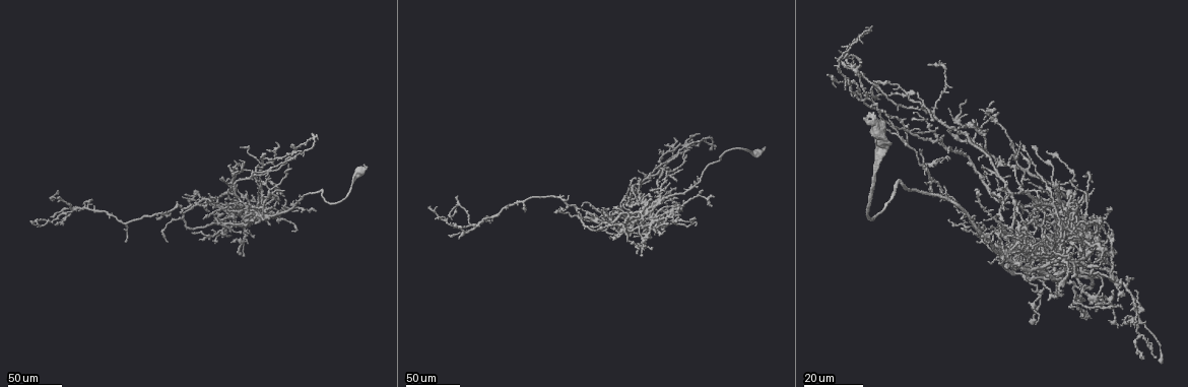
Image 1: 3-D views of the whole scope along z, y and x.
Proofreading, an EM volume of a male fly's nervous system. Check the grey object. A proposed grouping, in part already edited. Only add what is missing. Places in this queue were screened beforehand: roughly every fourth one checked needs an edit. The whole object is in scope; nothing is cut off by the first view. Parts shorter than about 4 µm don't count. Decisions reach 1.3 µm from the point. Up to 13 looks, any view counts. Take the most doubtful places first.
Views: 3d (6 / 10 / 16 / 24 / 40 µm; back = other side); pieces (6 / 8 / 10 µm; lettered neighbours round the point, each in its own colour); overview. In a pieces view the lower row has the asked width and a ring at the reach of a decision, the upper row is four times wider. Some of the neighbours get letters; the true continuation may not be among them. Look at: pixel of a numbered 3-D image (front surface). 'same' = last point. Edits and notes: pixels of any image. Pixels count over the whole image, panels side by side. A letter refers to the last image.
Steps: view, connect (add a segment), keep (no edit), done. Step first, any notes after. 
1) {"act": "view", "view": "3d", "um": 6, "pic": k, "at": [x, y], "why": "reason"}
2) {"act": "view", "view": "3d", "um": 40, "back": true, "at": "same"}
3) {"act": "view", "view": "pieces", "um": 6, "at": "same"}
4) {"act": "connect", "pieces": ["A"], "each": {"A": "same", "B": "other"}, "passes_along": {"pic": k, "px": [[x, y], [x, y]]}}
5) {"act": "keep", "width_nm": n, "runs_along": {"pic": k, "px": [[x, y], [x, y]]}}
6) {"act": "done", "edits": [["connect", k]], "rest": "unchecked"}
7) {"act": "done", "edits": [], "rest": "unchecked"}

{"act": "view", "view": "3d", "um": 24, "pic": 1, "at": [451, 224], "why": "tapers out"}

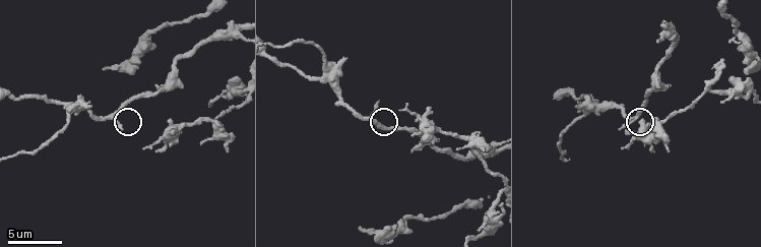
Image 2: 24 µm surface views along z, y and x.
{"act": "view", "view": "pieces", "um": 10, "pic": 2, "at": [123, 130], "why": "what lies round it"}

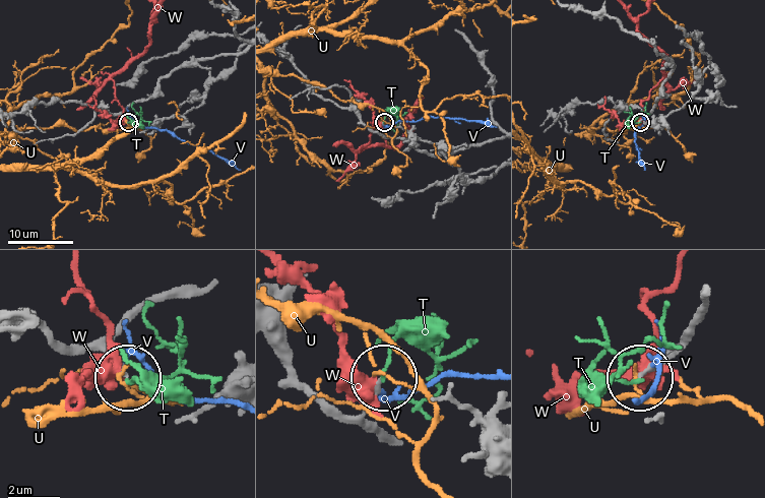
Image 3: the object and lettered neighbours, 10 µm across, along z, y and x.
{"act": "keep", "each": {"T": "other", "U": "other", "V": "other", "W": "other"}, "runs_along": {"pic": 3, "px": [[391, 442], [367, 420], [382, 383]]}, "found": "no lettered segment goes on from it"}

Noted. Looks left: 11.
{"act": "view", "view": "3d", "um": 24, "pic": 1, "at": [53, 201], "why": "free end"}

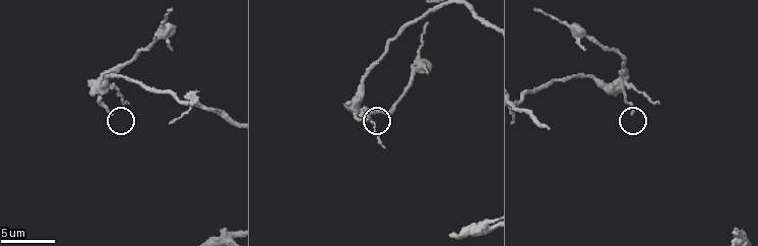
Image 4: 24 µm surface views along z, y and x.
{"act": "view", "view": "pieces", "um": 10, "pic": 4, "at": [368, 120], "why": "what lies round it"}

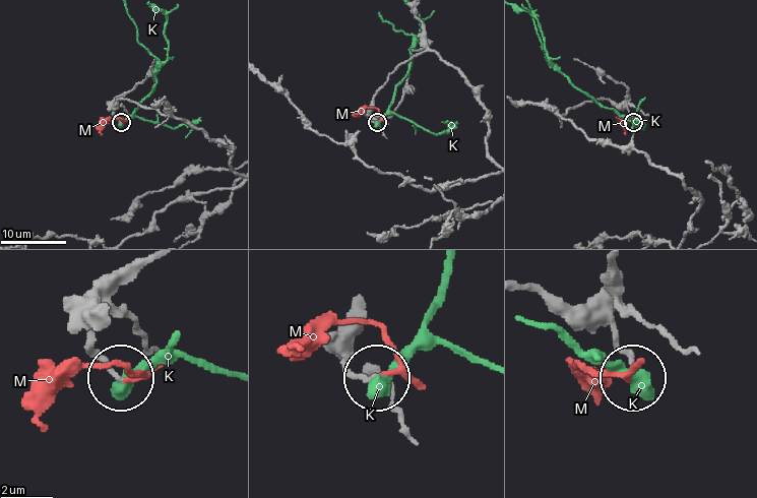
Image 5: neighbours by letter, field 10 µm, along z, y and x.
{"act": "keep", "each": {"K": "other", "M": "other"}, "runs_along": {"pic": 5, "px": [[431, 51], [390, 74], [373, 102], [375, 121]]}, "found": "no lettered segment goes on from it"}

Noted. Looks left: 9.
{"act": "view", "view": "3d", "um": 40, "pic": 1, "at": [1015, 144], "why": "free end"}

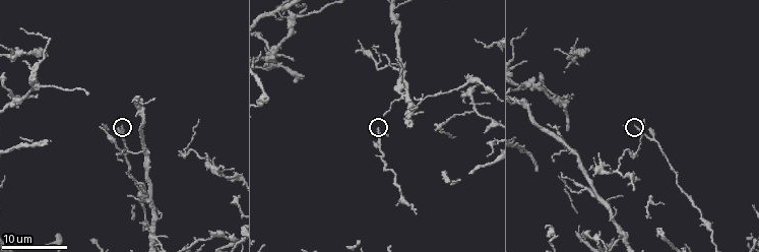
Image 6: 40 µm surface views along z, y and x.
{"act": "view", "view": "pieces", "um": 6, "pic": 6, "at": [634, 127]}

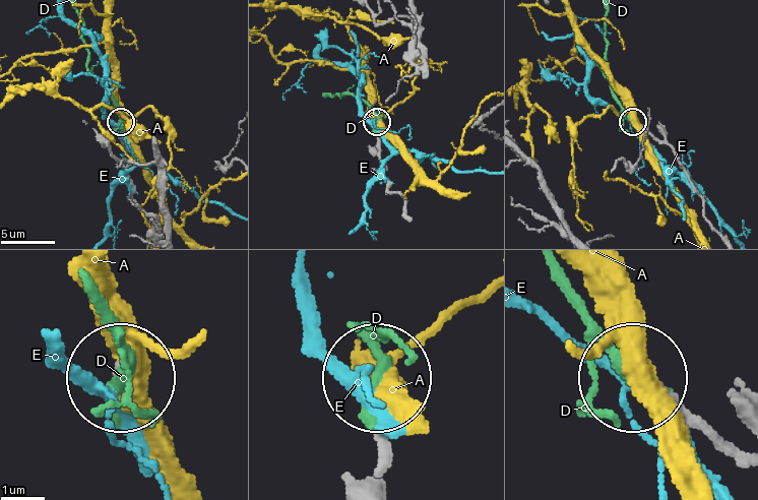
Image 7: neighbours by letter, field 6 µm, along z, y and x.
{"act": "keep", "width_nm": 180, "each": {"A": "other", "D": "other", "E": "other"}, "runs_along": {"pic": 7, "px": [[740, 464], [634, 373]]}, "found": "none of them fits"}

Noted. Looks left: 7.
{"act": "view", "view": "3d", "um": 24, "pic": 1, "at": [659, 197], "why": "thin end"}

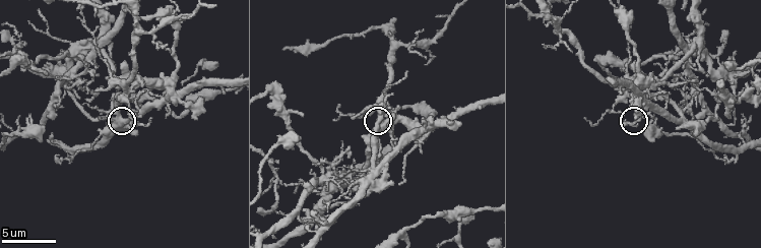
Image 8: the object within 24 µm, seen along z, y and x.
{"act": "view", "view": "pieces", "um": 10, "pic": 8, "at": [133, 126]}

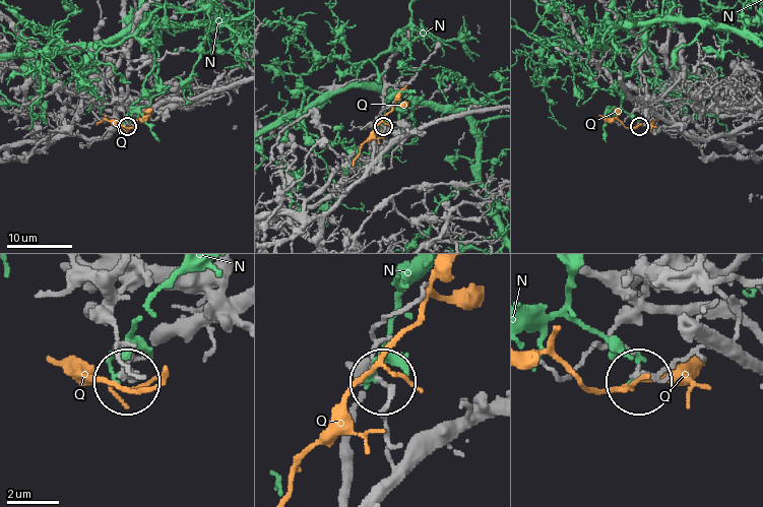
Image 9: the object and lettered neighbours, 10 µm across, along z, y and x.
{"act": "keep", "width_nm": 160, "each": {"N": "other", "Q": "other"}, "runs_along": {"pic": 9, "px": [[465, 112], [422, 124], [388, 142], [384, 140], [382, 126]]}, "found": "none of them fits"}

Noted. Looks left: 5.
{"act": "view", "view": "3d", "um": 40, "pic": 1, "at": [296, 200], "why": "thin end"}

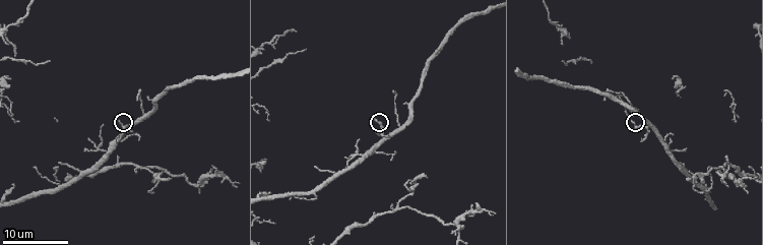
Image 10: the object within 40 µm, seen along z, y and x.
{"act": "view", "view": "pieces", "um": 6, "pic": 10, "at": [633, 122]}

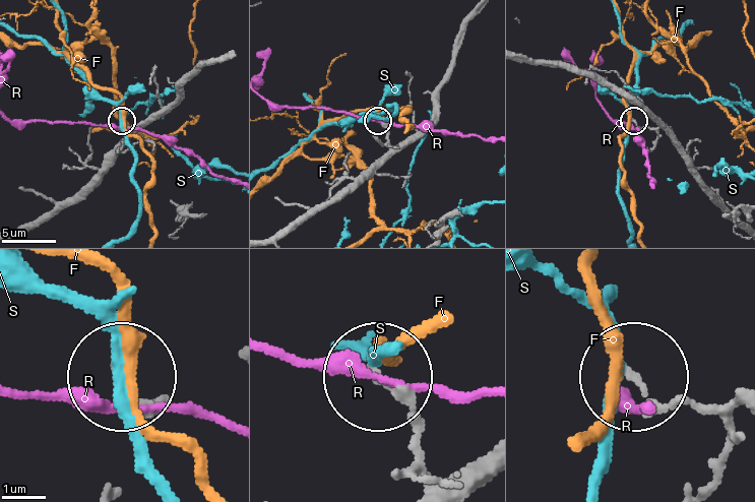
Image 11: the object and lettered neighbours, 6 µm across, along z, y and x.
{"act": "keep", "width_nm": 150, "each": {"F": "other", "R": "other", "S": "other"}, "found": "none of them fits"}

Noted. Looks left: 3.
{"act": "view", "view": "3d", "um": 24, "pic": 1, "at": [633, 235], "why": "thin end"}

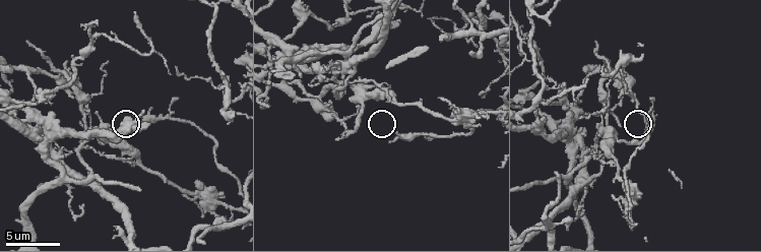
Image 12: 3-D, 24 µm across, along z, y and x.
{"act": "view", "view": "pieces", "um": 10, "pic": 12, "at": [135, 115]}

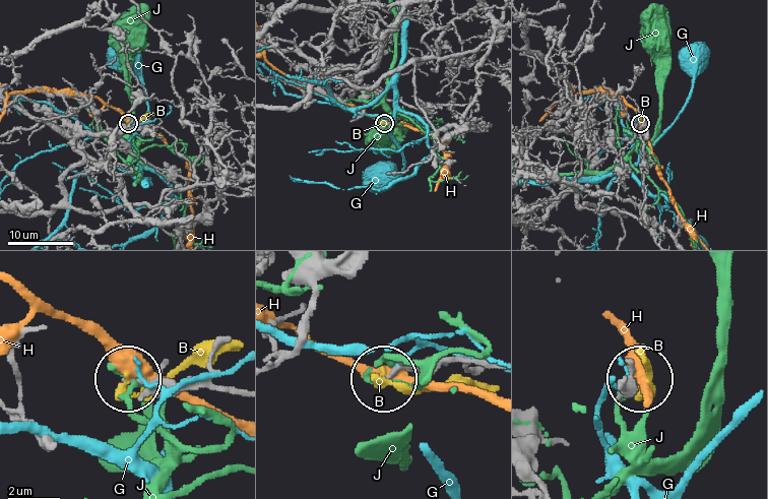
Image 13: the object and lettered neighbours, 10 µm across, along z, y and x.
{"act": "keep", "width_nm": 170, "each": {"B": "other", "G": "other", "H": "other", "J": "other"}, "found": "no lettered segment goes on from it"}

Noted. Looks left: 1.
{"act": "done", "edits": [], "rest": "unchecked"}

